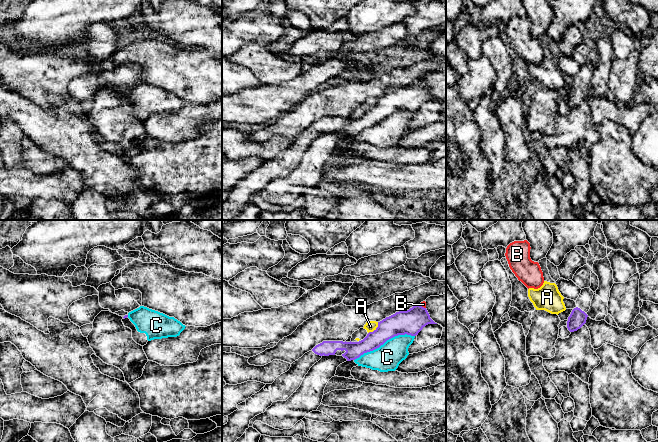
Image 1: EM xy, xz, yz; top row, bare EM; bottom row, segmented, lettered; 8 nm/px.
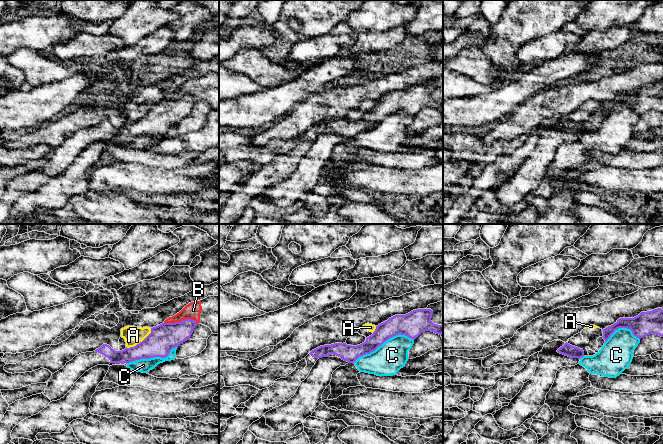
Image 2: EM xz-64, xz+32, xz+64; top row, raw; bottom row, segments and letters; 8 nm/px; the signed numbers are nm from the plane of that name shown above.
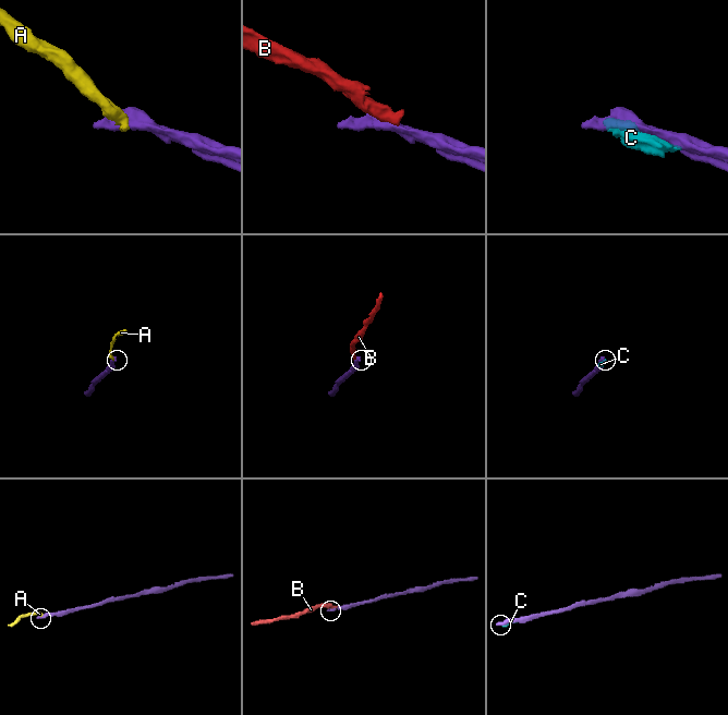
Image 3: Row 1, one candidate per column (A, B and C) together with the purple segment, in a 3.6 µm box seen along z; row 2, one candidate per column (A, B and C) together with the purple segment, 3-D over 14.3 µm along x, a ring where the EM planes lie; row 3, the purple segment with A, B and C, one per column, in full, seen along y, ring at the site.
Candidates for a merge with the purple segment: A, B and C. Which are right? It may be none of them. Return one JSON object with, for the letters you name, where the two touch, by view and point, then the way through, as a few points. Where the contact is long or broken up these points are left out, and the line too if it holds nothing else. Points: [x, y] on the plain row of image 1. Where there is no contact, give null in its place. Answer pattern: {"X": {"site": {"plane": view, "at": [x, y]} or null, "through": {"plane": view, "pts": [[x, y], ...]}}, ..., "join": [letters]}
{"join": []}

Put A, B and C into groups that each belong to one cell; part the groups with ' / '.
A / B / C

